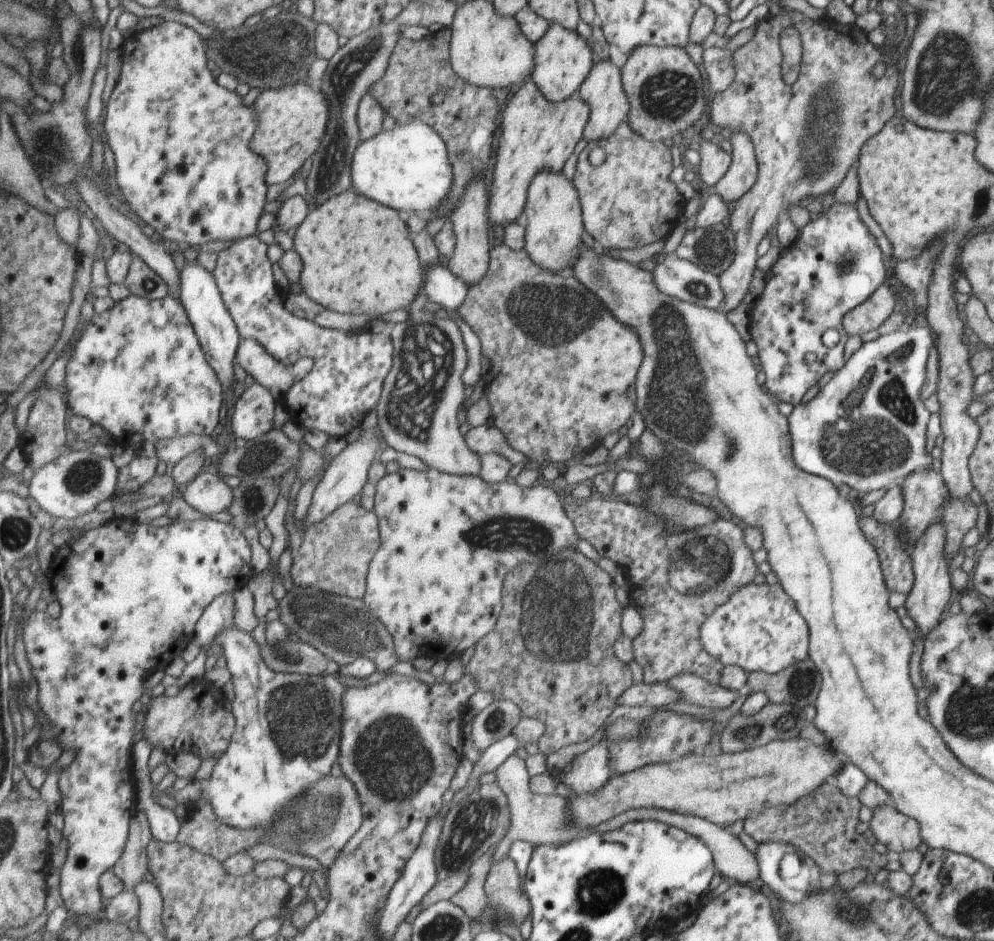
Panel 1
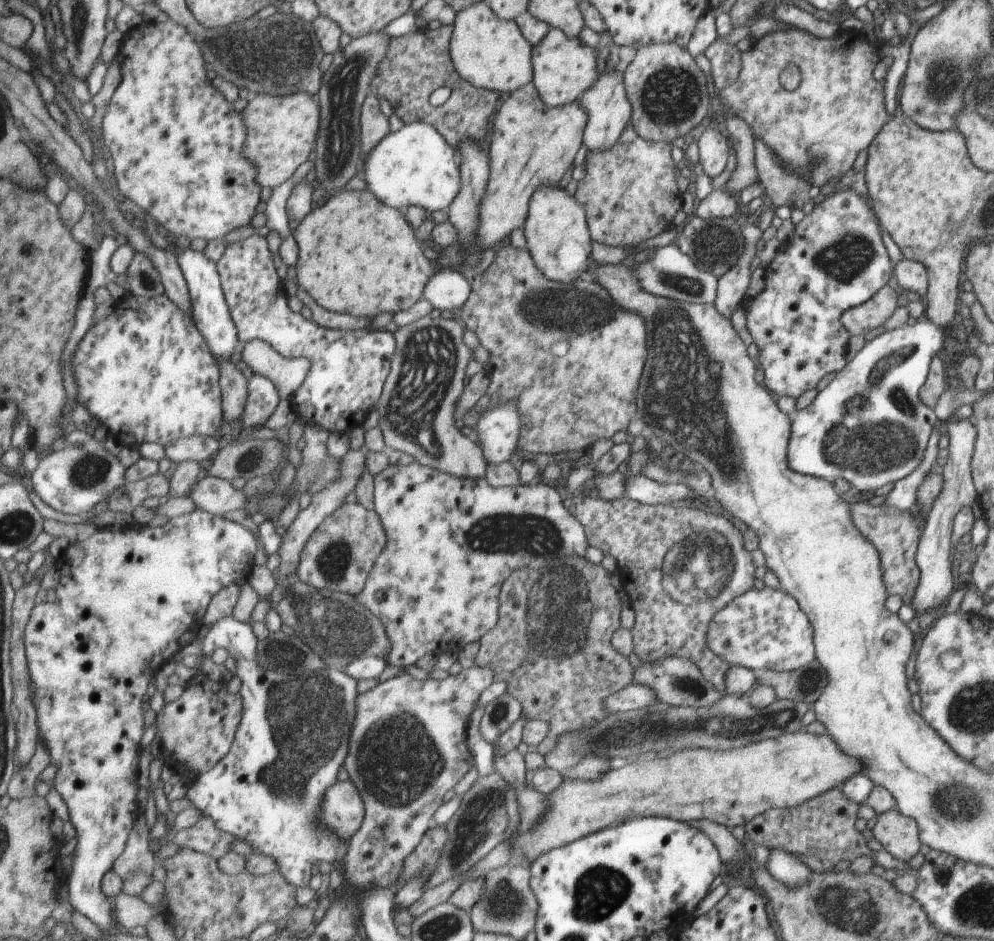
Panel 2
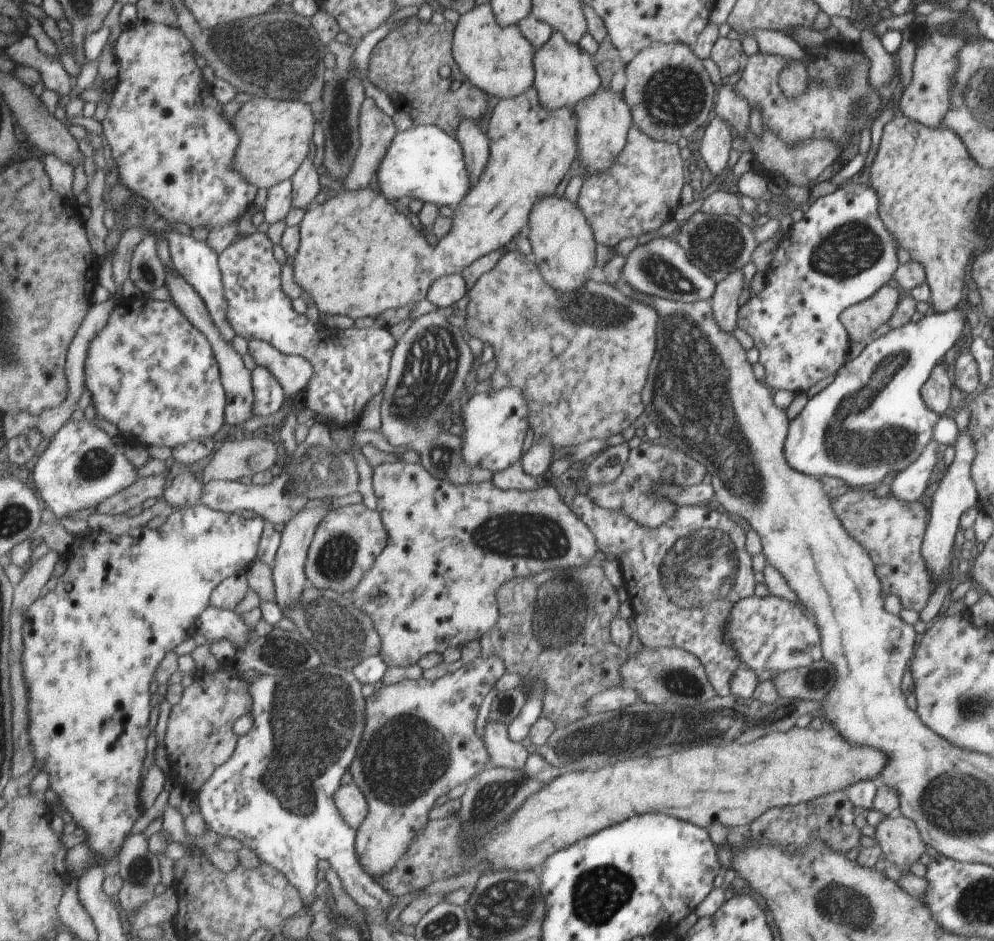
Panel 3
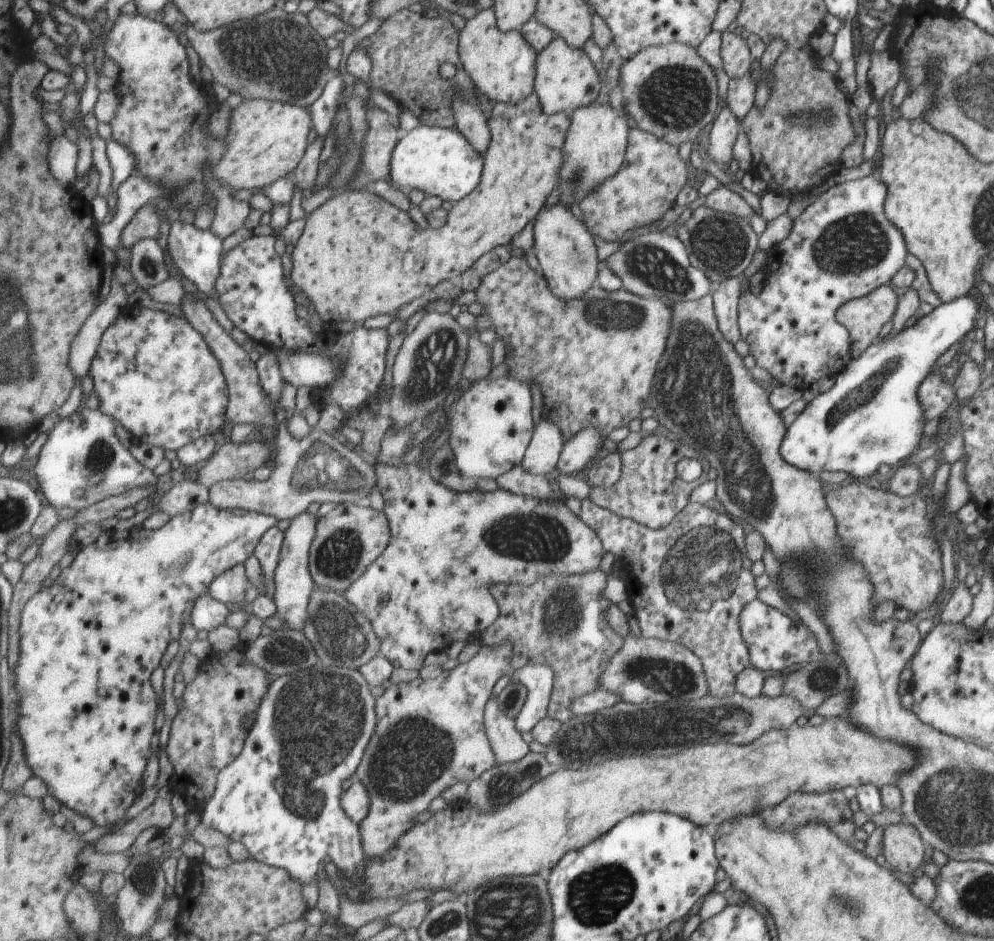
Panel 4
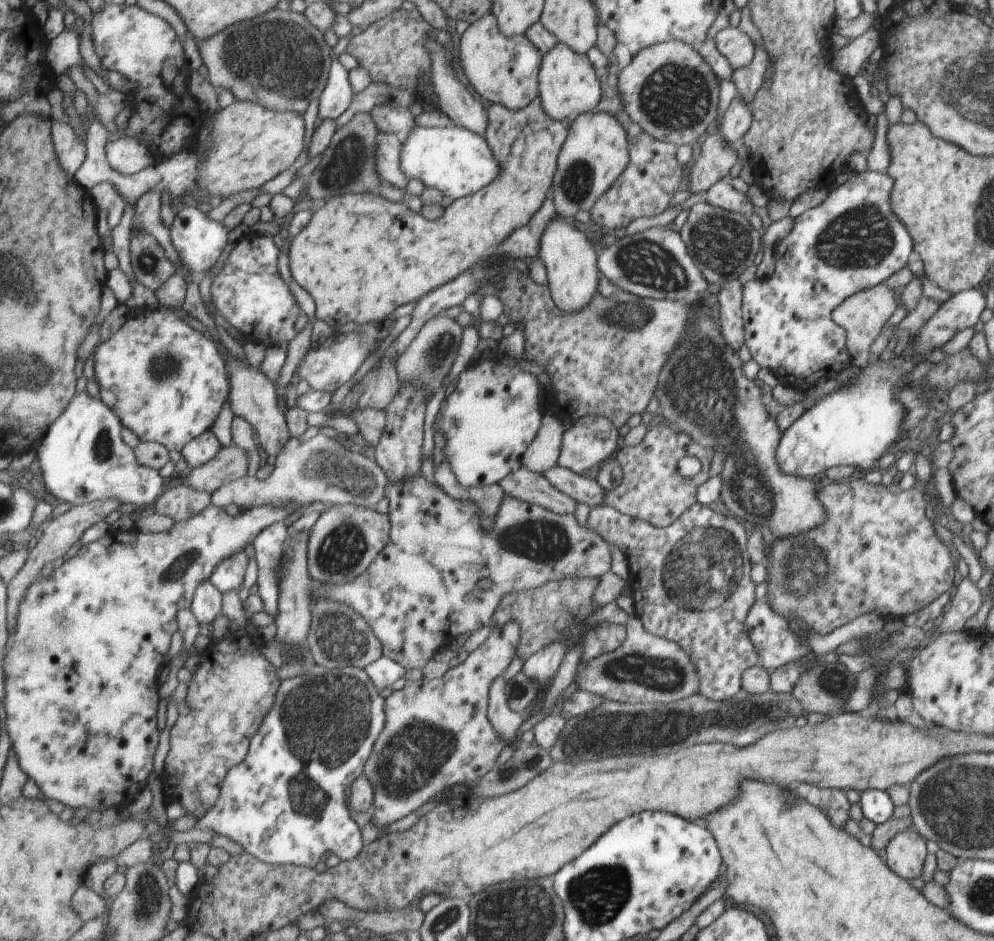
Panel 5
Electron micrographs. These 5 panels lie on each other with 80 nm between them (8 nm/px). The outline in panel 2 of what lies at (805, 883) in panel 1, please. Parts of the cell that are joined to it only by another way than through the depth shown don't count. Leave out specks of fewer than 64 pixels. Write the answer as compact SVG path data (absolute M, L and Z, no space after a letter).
M779 847L769 848L764 867L776 881L782 882L787 888L799 888L812 874L801 862L799 855L783 851Z

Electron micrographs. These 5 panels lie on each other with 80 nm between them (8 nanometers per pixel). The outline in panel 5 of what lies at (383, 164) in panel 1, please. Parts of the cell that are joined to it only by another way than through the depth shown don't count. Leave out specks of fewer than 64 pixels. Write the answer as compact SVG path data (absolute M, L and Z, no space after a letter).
M455 125L453 128L416 128L403 144L401 167L407 179L421 180L425 188L441 190L457 201L493 184L505 172L486 136Z

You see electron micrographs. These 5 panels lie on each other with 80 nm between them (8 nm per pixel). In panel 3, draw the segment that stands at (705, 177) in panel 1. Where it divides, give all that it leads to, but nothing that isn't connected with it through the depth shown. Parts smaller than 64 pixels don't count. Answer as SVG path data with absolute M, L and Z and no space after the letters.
M717 117L704 128L700 139L695 140L698 152L712 175L719 174L725 168L733 137L728 124Z

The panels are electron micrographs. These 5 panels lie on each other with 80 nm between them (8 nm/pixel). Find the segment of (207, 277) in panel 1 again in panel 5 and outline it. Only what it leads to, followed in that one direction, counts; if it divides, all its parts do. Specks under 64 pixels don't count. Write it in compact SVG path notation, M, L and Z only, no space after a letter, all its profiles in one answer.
M193 206L185 207L177 213L170 228L173 244L179 250L179 256L181 256L183 264L193 272L193 275L199 278L207 274L219 262L219 258L221 258L221 254L223 254L223 250L227 246L229 232L233 230L233 228L225 226L223 222L210 220L207 213L193 208Z

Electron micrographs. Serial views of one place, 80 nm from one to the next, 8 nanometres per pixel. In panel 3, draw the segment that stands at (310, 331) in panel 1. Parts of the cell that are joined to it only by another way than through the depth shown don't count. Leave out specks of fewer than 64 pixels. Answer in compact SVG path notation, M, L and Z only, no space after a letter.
M267 233L252 235L235 240L219 257L220 269L224 280L225 296L228 302L228 319L237 335L248 342L261 339L270 342L277 350L286 355L301 355L314 368L314 375L303 390L303 406L316 414L316 419L339 427L355 428L365 406L371 398L384 392L392 366L392 356L396 350L396 340L388 326L376 324L371 327L351 327L348 329L329 329L319 324L312 324L307 316L293 310L291 298L283 292L281 286L281 264L273 254L274 242Z

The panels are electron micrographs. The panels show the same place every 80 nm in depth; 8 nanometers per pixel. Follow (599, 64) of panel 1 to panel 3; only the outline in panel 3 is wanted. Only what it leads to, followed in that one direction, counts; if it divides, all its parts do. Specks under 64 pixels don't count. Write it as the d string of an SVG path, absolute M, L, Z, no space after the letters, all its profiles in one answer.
M599 88L592 96L573 106L573 114L578 118L576 139L580 165L586 166L590 175L601 173L615 164L616 156L626 144L625 134L628 134L632 117L629 109L622 92L615 93L609 88Z

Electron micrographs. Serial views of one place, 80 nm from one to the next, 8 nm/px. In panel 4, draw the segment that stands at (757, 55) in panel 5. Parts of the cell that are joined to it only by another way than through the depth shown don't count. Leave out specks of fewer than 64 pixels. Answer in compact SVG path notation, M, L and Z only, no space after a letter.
M751 72L743 74L741 78L733 78L729 81L725 104L727 110L741 121L752 108L754 93L757 84L751 78Z

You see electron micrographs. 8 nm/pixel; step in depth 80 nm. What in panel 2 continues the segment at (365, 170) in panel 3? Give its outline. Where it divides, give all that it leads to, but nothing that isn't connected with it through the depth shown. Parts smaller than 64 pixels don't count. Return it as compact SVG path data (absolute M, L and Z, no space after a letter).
M371 93L365 99L365 106L363 106L363 116L361 116L360 123L363 134L363 164L366 159L366 154L369 154L384 136L389 134L389 120L387 116L381 112L379 108L379 98L377 95Z

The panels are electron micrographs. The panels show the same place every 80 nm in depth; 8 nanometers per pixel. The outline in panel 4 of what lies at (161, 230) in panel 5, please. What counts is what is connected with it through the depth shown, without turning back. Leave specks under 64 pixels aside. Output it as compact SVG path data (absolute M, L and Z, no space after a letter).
M149 202L144 204L138 211L134 214L131 222L127 224L125 230L122 234L122 243L126 249L130 252L130 260L131 260L131 248L133 248L134 244L137 244L141 239L147 238L159 238L159 216L157 216L157 212L155 212L155 206Z

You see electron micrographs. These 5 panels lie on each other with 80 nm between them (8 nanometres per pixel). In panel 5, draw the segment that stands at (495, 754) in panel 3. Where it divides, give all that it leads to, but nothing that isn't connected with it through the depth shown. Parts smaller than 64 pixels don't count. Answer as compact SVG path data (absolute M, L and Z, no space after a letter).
M503 676L493 682L489 700L489 719L509 744L515 744L519 728L523 726L525 718L509 708L508 695L505 693L507 685L508 681L503 680Z

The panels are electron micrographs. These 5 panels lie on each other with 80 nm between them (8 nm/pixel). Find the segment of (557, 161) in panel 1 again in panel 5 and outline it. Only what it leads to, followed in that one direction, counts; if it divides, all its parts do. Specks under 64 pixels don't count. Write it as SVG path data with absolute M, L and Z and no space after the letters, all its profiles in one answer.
M538 97L532 105L527 106L527 108L523 110L509 110L501 104L493 103L487 109L487 112L488 128L485 136L489 142L489 146L492 147L493 154L497 154L497 158L504 163L505 172L501 174L501 178L497 178L493 184L485 186L485 189L479 190L476 194L471 194L465 198L453 201L446 208L445 213L439 220L432 220L426 218L421 213L411 212L411 208L408 208L403 203L395 204L395 202L389 202L387 198L383 198L383 196L378 195L375 191L368 190L367 192L361 193L346 193L345 196L337 196L337 198L333 198L333 200L329 199L321 210L315 212L311 223L300 234L294 237L289 254L290 272L298 285L315 298L316 319L324 321L335 331L348 322L355 322L359 325L369 324L369 322L385 322L399 306L417 300L420 301L421 298L432 293L433 290L456 280L461 274L464 274L467 270L476 266L480 260L491 256L491 254L497 250L497 246L500 246L511 234L521 229L521 226L527 226L527 224L529 224L529 220L537 214L539 208L543 206L545 199L551 194L557 173L557 152L559 152L559 146L563 146L565 140L568 138L570 121L567 119L552 120L544 112L540 97Z

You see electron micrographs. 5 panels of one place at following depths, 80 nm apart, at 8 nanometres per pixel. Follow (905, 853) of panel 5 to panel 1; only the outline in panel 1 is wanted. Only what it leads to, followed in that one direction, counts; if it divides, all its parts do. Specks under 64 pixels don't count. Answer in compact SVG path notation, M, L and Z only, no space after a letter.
M890 802L876 806L868 823L876 841L886 846L888 851L908 852L919 844L919 823L901 814Z

